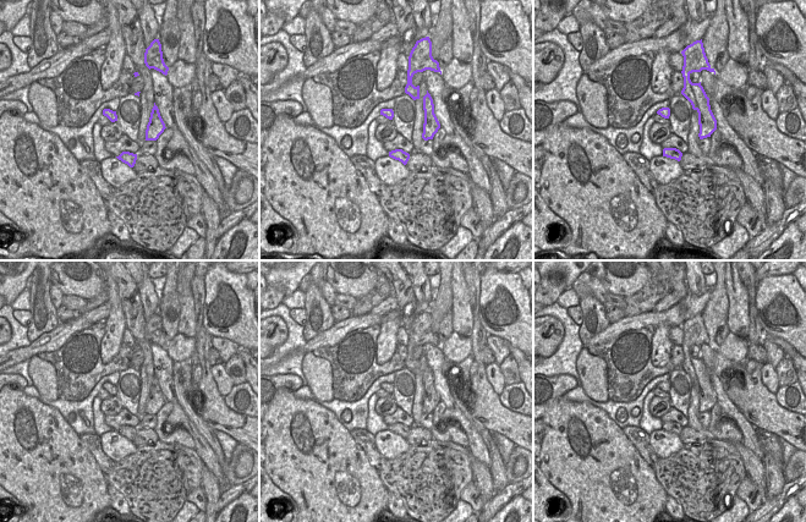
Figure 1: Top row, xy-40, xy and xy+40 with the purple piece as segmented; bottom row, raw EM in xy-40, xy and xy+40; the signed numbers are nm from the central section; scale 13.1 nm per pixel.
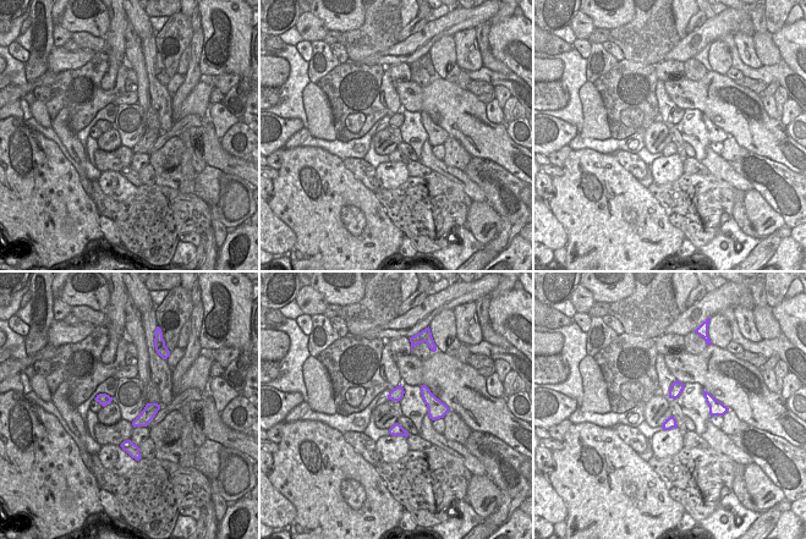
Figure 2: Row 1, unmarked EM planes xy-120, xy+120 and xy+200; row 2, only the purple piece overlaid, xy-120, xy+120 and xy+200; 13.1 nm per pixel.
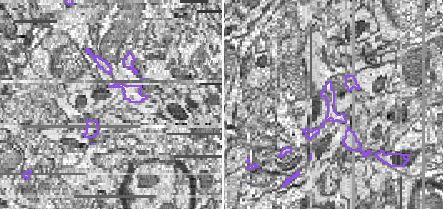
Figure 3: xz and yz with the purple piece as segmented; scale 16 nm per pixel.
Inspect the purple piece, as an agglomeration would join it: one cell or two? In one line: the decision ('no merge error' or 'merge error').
merge error

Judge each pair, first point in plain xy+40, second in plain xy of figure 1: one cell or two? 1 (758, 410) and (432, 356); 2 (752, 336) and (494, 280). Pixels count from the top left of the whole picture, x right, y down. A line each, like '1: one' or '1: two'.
1: two
2: two

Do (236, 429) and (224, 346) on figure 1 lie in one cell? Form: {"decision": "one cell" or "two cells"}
{"decision": "two cells"}

